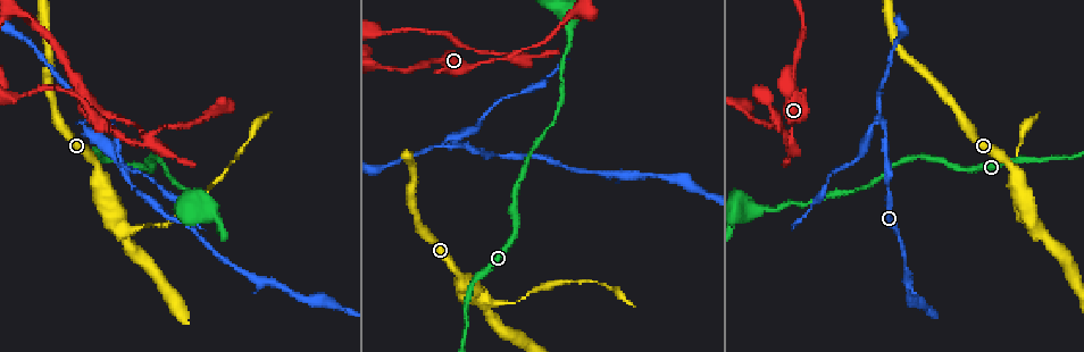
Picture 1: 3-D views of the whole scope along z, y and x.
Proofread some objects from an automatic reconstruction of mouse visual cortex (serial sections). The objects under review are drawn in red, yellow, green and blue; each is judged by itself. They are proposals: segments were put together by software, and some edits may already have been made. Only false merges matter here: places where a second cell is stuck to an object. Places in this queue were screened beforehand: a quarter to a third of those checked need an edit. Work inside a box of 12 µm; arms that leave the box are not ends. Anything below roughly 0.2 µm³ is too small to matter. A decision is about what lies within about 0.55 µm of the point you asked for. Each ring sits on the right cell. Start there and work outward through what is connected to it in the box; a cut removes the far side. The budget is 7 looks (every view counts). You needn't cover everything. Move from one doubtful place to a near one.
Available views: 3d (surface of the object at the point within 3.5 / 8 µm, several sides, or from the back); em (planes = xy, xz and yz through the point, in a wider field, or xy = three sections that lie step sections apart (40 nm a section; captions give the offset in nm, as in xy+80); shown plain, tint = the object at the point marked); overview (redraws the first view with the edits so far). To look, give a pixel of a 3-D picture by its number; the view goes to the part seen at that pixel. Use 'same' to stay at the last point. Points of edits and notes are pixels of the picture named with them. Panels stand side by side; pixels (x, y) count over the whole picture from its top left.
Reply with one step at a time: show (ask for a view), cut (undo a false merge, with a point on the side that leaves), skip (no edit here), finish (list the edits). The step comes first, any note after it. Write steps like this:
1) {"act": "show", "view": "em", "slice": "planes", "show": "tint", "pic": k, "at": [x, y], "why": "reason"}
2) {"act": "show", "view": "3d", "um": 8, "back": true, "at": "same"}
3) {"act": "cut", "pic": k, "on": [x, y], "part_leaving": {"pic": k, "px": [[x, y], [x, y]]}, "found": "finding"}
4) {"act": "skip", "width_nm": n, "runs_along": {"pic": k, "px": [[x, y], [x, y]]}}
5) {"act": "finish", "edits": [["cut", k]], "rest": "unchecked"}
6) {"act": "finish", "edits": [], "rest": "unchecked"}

{"act": "show", "view": "3d", "um": 3.5, "pic": 1, "at": [878, 115]}

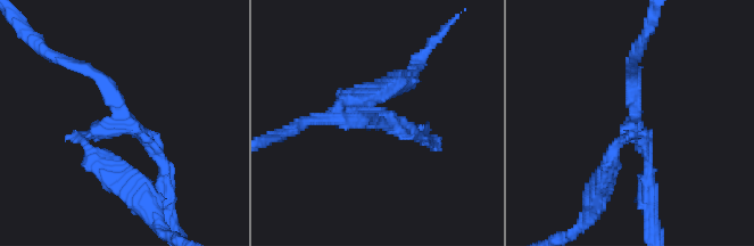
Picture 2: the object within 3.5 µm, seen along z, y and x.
{"act": "show", "view": "em", "slice": "xy", "step": 5, "show": "tint", "pic": 2, "at": [377, 123], "why": "need the tissue"}

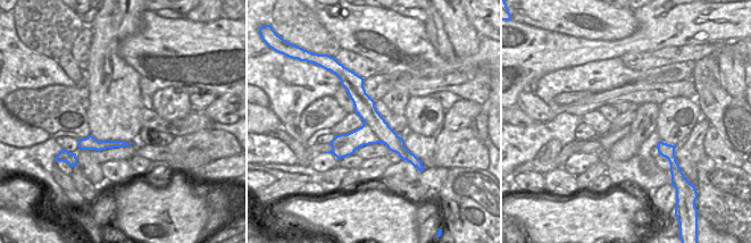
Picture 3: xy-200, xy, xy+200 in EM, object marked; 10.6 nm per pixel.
{"act": "cut", "pic": 2, "on": [370, 100], "arm_widths_nm": [150, 150, 200], "found": "a second cell is stuck on"}

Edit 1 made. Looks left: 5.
{"act": "show", "view": "overview"}

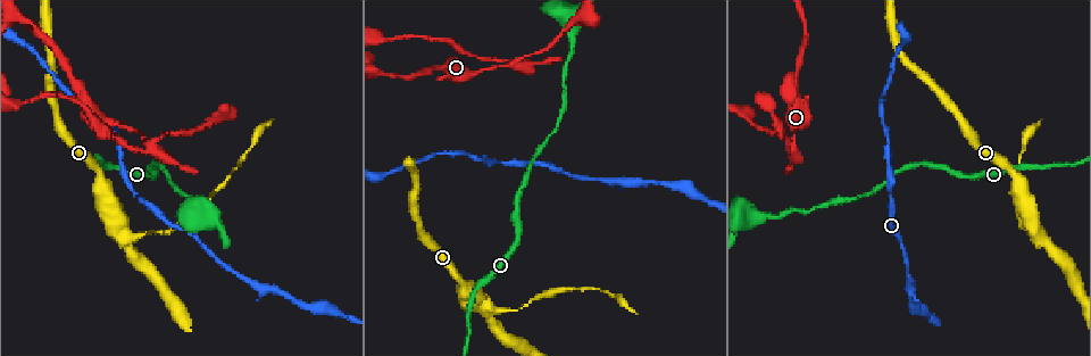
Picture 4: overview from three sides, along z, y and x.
{"act": "show", "view": "3d", "um": 8, "pic": 4, "at": [802, 23], "why": "sharp bend"}

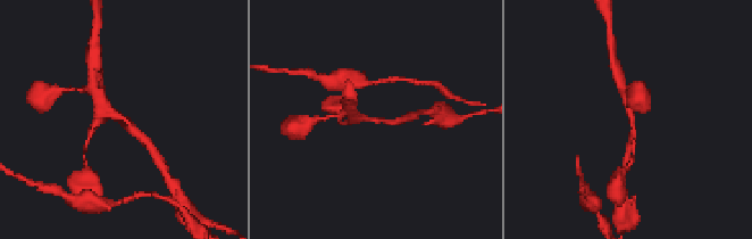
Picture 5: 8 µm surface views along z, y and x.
{"act": "show", "view": "3d", "um": 3.5, "pic": 5, "at": [117, 118], "why": "zoom in"}

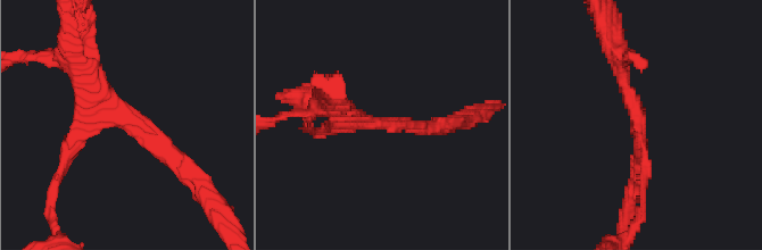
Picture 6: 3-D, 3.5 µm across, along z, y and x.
{"act": "show", "view": "em", "slice": "xy", "step": 5, "show": "tint", "pic": 6, "at": [122, 121], "arms": 3, "arm_widths_nm": [150, 200, 200], "why": "need the tissue"}

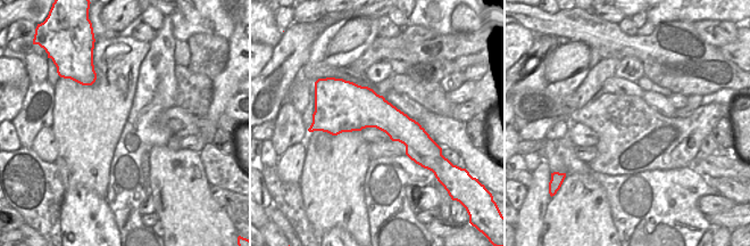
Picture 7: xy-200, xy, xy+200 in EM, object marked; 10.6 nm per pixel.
{"act": "skip", "width_nm": 460, "runs_along": {"pic": 6, "px": [[182, 169], [74, 68]]}, "found": "all the same cell"}

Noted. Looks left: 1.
{"act": "finish", "edits": [["cut", 2]], "rest": "unchecked"}

